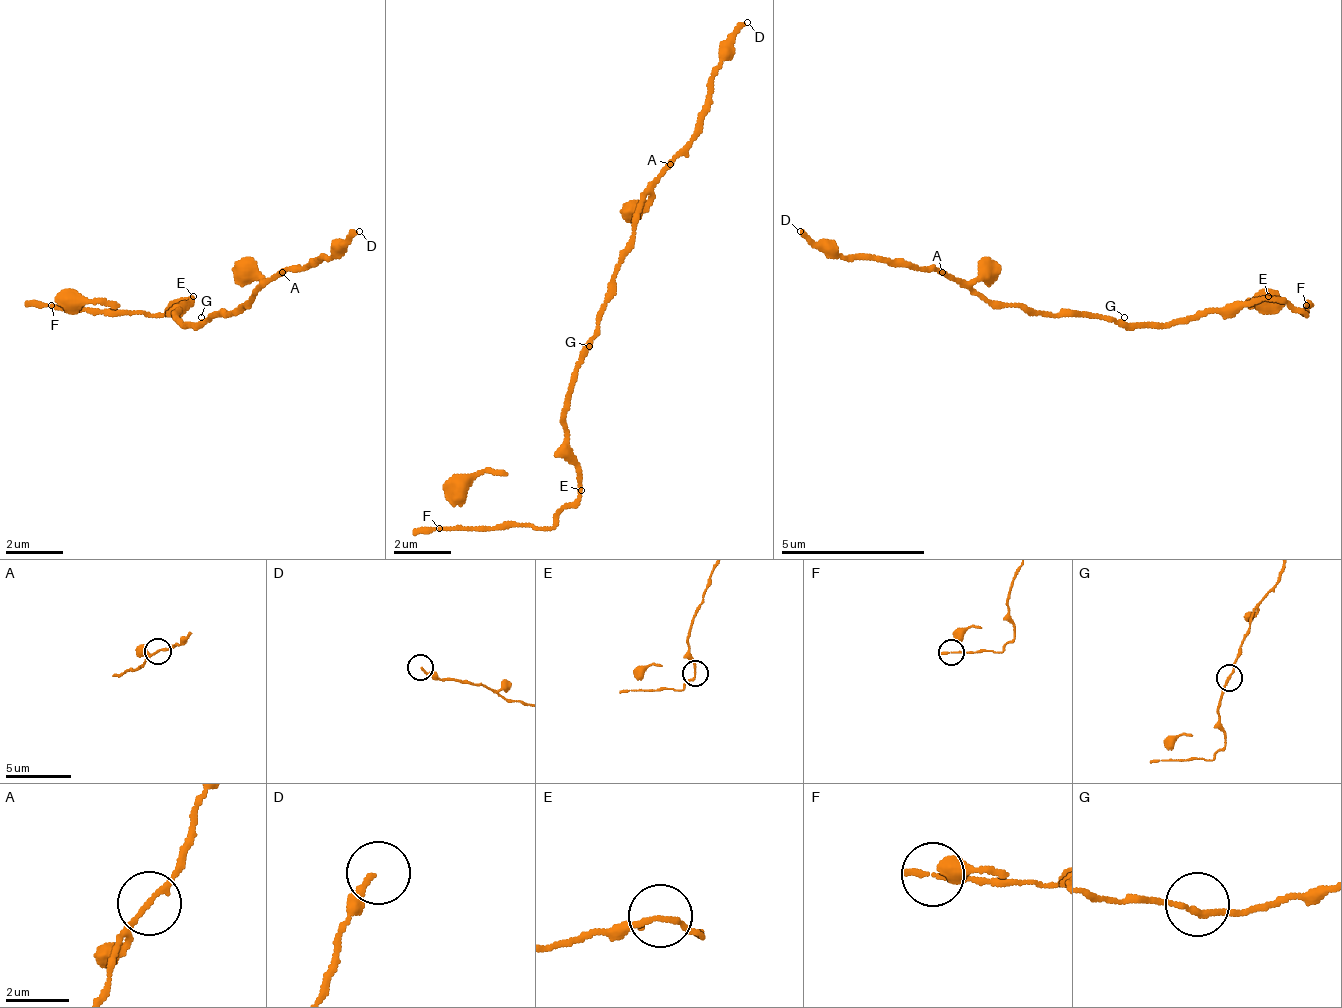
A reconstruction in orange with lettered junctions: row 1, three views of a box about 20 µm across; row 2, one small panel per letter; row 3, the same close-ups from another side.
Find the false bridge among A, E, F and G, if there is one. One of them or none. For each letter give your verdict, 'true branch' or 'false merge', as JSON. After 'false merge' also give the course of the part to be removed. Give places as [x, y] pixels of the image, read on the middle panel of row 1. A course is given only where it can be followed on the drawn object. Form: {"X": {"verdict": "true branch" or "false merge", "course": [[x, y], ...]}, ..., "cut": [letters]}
{"A": {"verdict": "false merge", "course": [[668, 166], [697, 130], [718, 51], [747, 22]]}, "E": {"verdict": "true branch"}, "F": {"verdict": "true branch"}, "G": {"verdict": "true branch"}, "cut": ["A"]}

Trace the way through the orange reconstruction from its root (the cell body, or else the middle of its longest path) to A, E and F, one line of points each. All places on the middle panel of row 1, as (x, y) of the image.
A: (589, 339), (596, 332), (596, 310), (610, 289), (617, 252), (632, 238), (639, 195), (668, 166)
E: (589, 339), (589, 353), (574, 375), (574, 389), (567, 397), (567, 462), (574, 469), (581, 490)
F: (589, 339), (589, 353), (567, 397), (567, 462), (581, 490), (545, 526), (437, 526)

